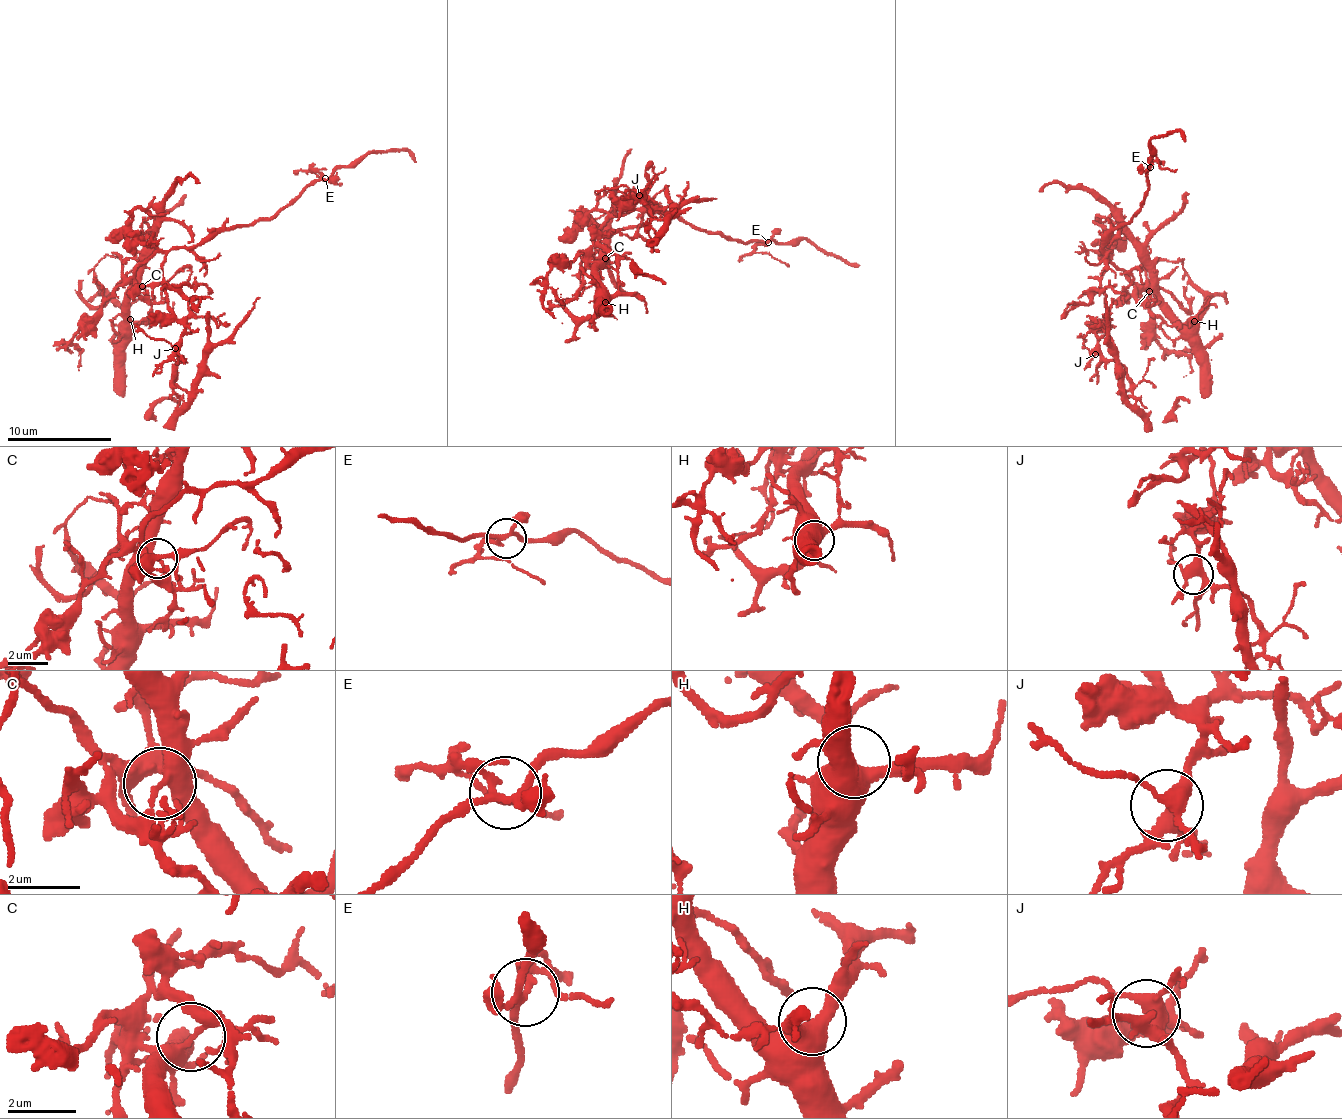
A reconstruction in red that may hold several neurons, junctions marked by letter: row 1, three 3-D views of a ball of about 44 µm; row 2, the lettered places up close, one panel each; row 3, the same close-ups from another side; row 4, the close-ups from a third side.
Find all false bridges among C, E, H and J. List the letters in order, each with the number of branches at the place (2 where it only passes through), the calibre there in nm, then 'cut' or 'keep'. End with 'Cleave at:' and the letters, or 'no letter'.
C: 2 | 280 nm | cut
E: 5 | 200 nm | keep
H: 3 | 440 nm | keep
J: 5 | 400 nm | keep
Cleave at: C

